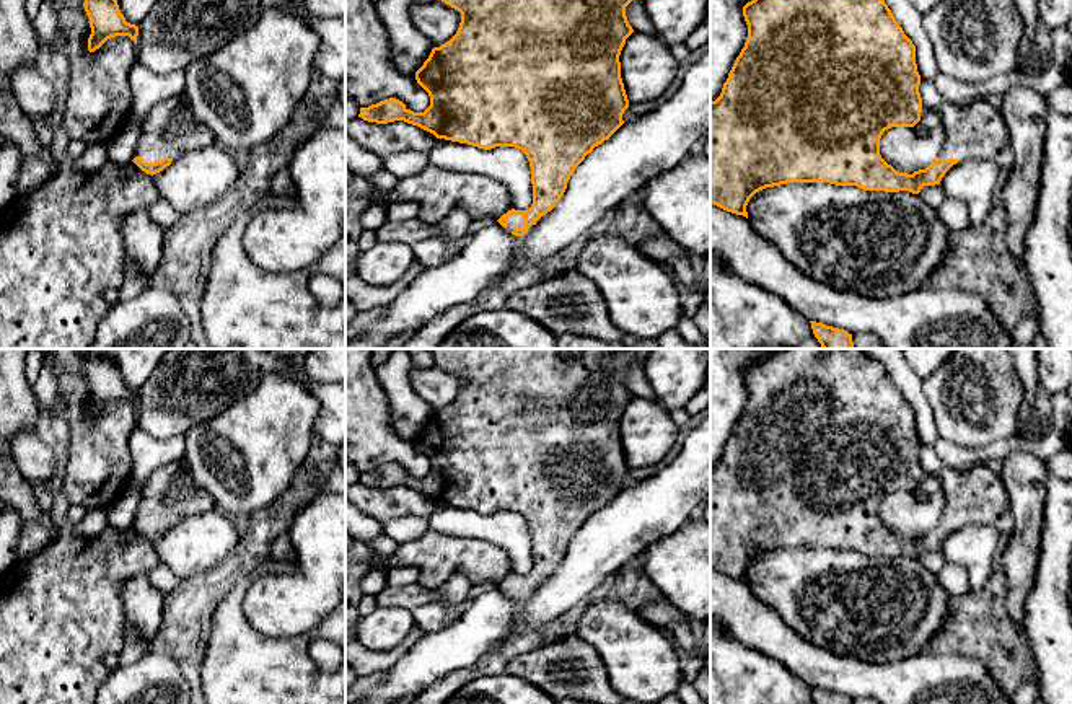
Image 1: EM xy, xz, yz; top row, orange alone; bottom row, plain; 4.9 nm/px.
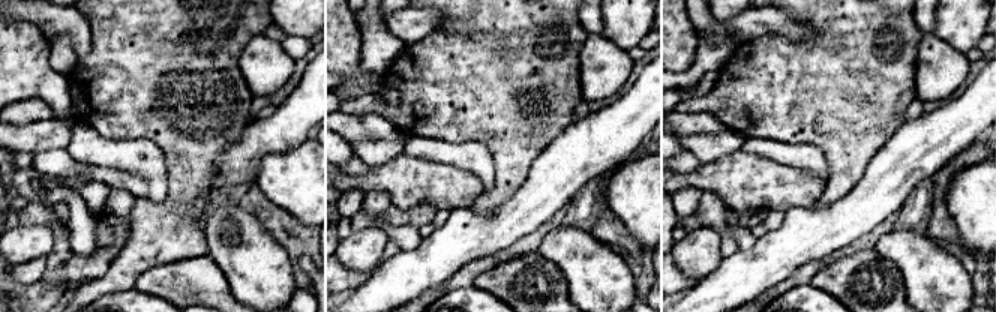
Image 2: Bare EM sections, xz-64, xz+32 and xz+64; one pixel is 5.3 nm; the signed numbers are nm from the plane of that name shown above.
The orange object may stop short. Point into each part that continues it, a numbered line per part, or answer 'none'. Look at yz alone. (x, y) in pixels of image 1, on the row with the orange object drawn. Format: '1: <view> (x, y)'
1: yz (978, 131)

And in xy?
1: xy (157, 142)

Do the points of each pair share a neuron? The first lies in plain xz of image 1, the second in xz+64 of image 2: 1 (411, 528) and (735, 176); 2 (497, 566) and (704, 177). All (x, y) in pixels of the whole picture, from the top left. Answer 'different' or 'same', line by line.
1: different
2: same

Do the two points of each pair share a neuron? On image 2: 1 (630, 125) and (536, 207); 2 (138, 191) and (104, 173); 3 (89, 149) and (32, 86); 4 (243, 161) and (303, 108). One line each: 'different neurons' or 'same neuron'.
1: same neuron
2: same neuron
3: different neurons
4: same neuron

